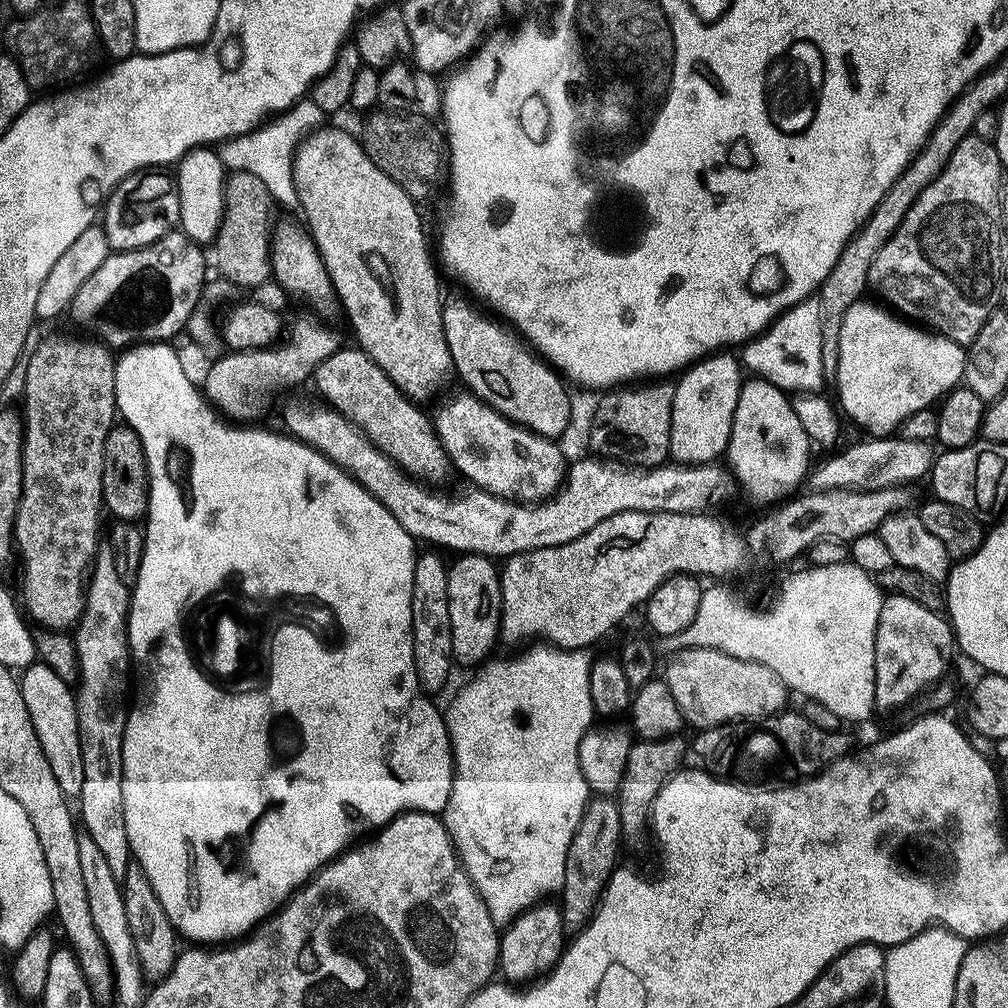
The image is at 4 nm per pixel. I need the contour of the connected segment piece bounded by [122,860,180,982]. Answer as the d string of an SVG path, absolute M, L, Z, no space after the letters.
M135 860L129 862L127 866L127 874L122 878L122 891L126 918L130 925L131 938L134 940L140 968L147 981L159 982L176 967L176 957L180 953L178 947L176 948L177 930L168 919L166 912L162 910L162 904L158 896L154 894L154 888L150 885L150 880L146 878L141 864Z

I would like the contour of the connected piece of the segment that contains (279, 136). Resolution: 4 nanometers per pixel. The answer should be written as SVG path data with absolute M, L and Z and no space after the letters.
M293 110L283 113L279 118L265 123L250 135L238 136L235 140L229 140L219 145L218 148L222 162L229 173L254 174L254 178L259 178L265 184L266 190L270 190L270 194L275 198L277 205L283 209L284 207L294 208L294 210L300 208L300 199L294 180L296 151L306 137L317 131L326 120L325 113L315 110L300 111Z

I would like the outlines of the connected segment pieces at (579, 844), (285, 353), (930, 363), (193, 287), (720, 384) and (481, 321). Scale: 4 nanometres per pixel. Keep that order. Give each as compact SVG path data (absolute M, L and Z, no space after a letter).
M612 798L589 799L588 808L578 826L578 834L574 834L574 842L570 842L570 853L566 858L566 876L560 891L560 909L567 935L579 935L599 908L601 895L612 881L612 874L618 867L616 859L620 856L620 840L624 837L619 803Z
M300 316L293 324L291 321L286 339L275 350L232 352L222 357L209 370L208 381L202 384L202 388L208 403L229 421L256 422L267 410L268 399L275 392L280 392L283 388L292 388L303 380L311 381L316 375L316 368L322 366L326 358L341 351L341 348L340 336L332 332L330 325L323 324L312 316Z
M866 303L855 304L846 313L842 325L841 354L838 357L838 366L834 370L836 388L840 391L838 404L843 415L856 420L858 427L865 428L869 432L867 433L869 437L891 437L912 415L931 409L937 402L943 401L949 392L964 384L968 353L965 345L955 344L945 336L925 330L893 314L879 303L876 303L877 305Z
M175 230L169 233L168 236L162 237L160 241L154 242L152 245L146 246L144 249L136 249L133 252L117 252L115 254L109 255L109 258L103 266L101 266L98 271L94 274L94 278L90 278L84 285L75 289L74 295L70 300L70 316L74 319L84 322L89 320L94 327L100 332L108 332L102 337L103 343L107 345L109 349L119 350L127 349L129 346L137 346L141 344L162 344L165 343L166 336L176 336L187 329L188 323L198 309L201 307L202 297L205 295L205 287L209 283L210 275L208 276L208 268L210 272L210 260L204 257L205 249L191 240L183 230Z
M713 354L697 360L676 384L672 407L671 459L677 465L706 467L723 461L728 455L730 434L734 430L734 414L738 414L738 398L746 383L746 375L732 354Z
M471 299L451 300L444 305L444 333L450 346L452 366L455 375L465 384L467 391L477 396L484 404L489 404L498 414L510 422L530 429L534 434L545 436L548 440L559 441L572 424L572 400L568 397L569 385L559 372L546 363L507 323L483 316Z

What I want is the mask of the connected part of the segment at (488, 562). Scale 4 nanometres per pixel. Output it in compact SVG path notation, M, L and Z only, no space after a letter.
M461 555L455 565L449 567L450 578L450 622L454 630L454 660L460 664L483 665L488 655L501 639L500 619L504 613L502 590L500 589L501 569L491 559L478 555Z

